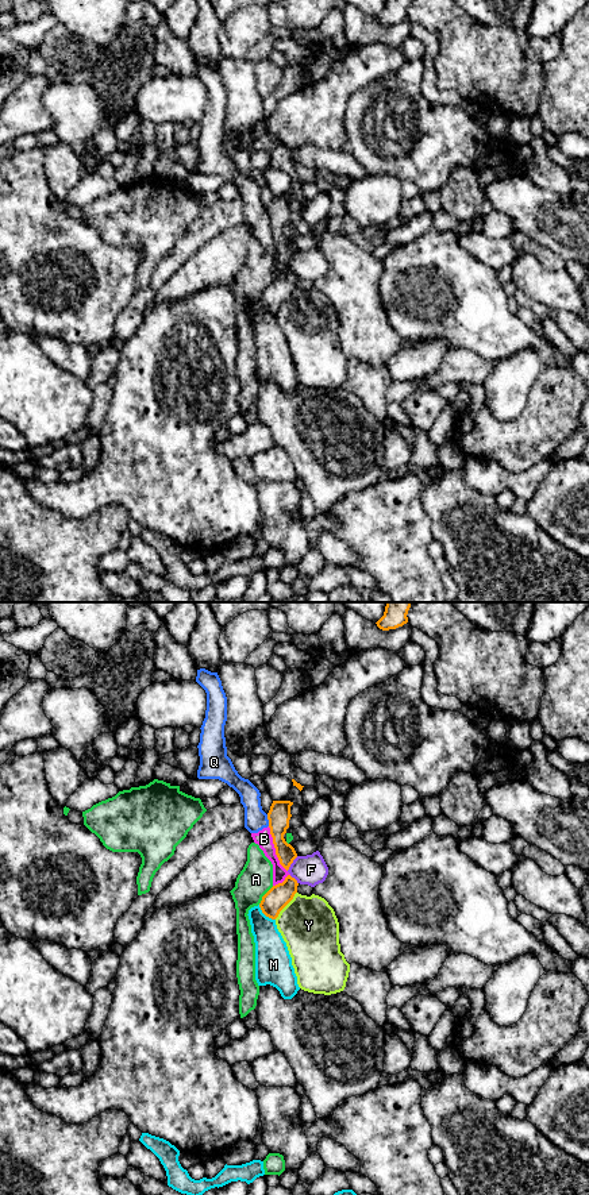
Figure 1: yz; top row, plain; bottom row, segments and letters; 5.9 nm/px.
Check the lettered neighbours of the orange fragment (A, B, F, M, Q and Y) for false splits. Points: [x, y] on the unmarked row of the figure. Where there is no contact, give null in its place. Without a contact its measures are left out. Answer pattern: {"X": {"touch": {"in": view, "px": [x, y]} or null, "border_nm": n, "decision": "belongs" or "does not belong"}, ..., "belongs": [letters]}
{"A": {"touch": {"in": "yz", "px": [264, 290]}, "border_nm": 140, "decision": "does not belong"}, "B": {"touch": {"in": "yz", "px": [276, 245]}, "border_nm": 300, "decision": "does not belong"}, "F": {"touch": {"in": "yz", "px": [292, 257]}, "border_nm": 110, "decision": "does not belong"}, "M": {"touch": {"in": "yz", "px": [265, 309]}, "border_nm": 140, "decision": "does not belong"}, "Q": {"touch": {"in": "yz", "px": [268, 214]}, "border_nm": 70, "decision": "does not belong"}, "Y": {"touch": {"in": "yz", "px": [287, 299]}, "border_nm": 220, "decision": "does not belong"}, "belongs": []}

